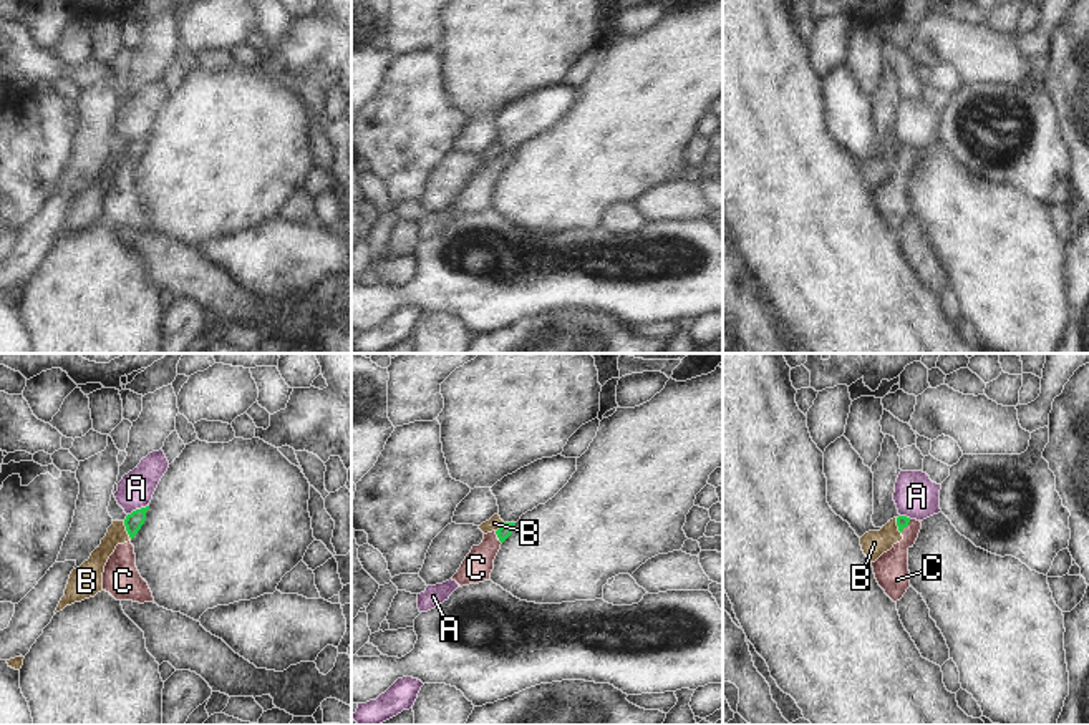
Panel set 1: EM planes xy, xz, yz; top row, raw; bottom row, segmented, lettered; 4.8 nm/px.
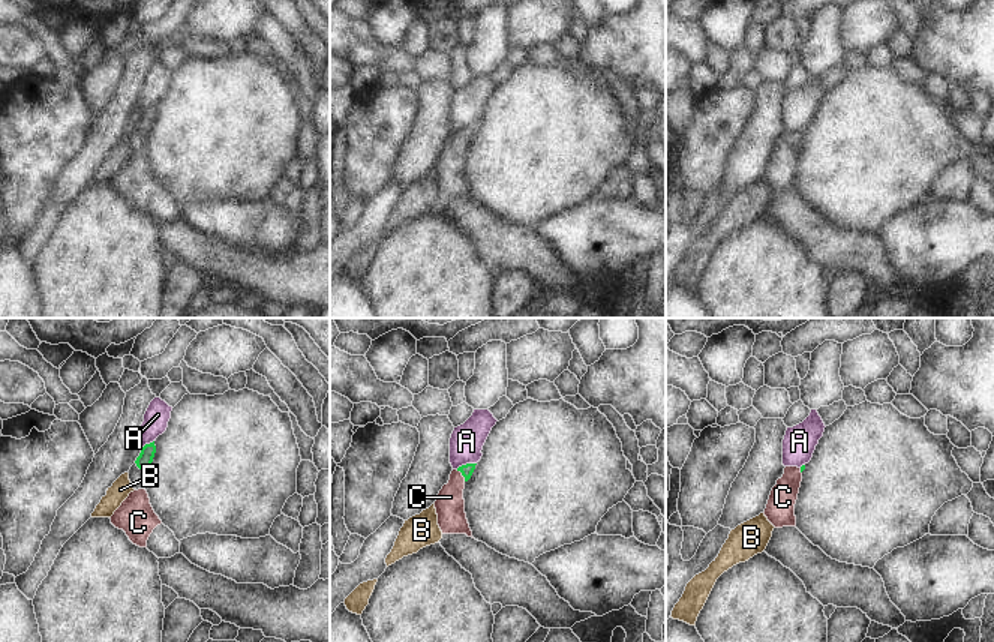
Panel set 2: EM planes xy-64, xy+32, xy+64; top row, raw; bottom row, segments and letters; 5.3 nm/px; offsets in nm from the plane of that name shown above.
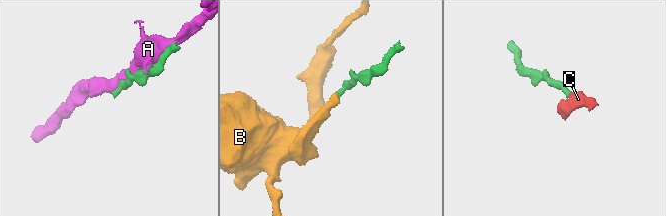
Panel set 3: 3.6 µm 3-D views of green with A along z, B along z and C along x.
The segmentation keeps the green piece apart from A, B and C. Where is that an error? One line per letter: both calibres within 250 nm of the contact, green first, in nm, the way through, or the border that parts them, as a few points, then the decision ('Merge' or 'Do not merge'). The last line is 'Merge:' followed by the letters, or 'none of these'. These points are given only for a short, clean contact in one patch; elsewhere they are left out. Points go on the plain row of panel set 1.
A: Thickness 90 nm (green) against 170 nm. Do not merge
B: Thickness 90 nm (green) against 100 nm. Boundary: xy (123, 150), (131, 166). Do not merge
C: Thickness 70 nm (green) against 150 nm. Path across: xz (504, 160), (498, 165), (476, 196). Merge
Merge: C

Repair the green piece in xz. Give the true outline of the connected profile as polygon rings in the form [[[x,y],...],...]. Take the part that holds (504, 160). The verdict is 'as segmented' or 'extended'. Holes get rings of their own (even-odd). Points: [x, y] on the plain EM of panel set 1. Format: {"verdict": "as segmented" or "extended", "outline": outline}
{"verdict": "extended", "outline": [[[502,151],[497,159],[484,163],[479,174],[472,174],[457,201],[453,204],[461,216],[491,207],[494,187],[501,173],[512,163],[515,151]]]}

